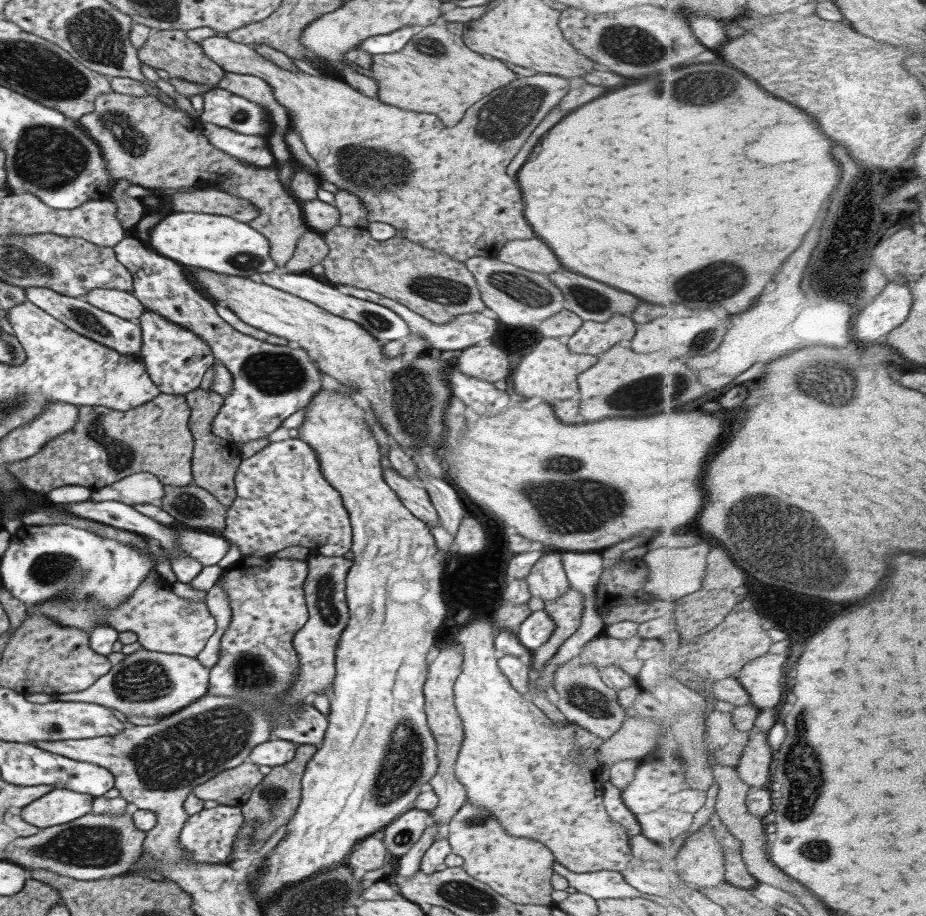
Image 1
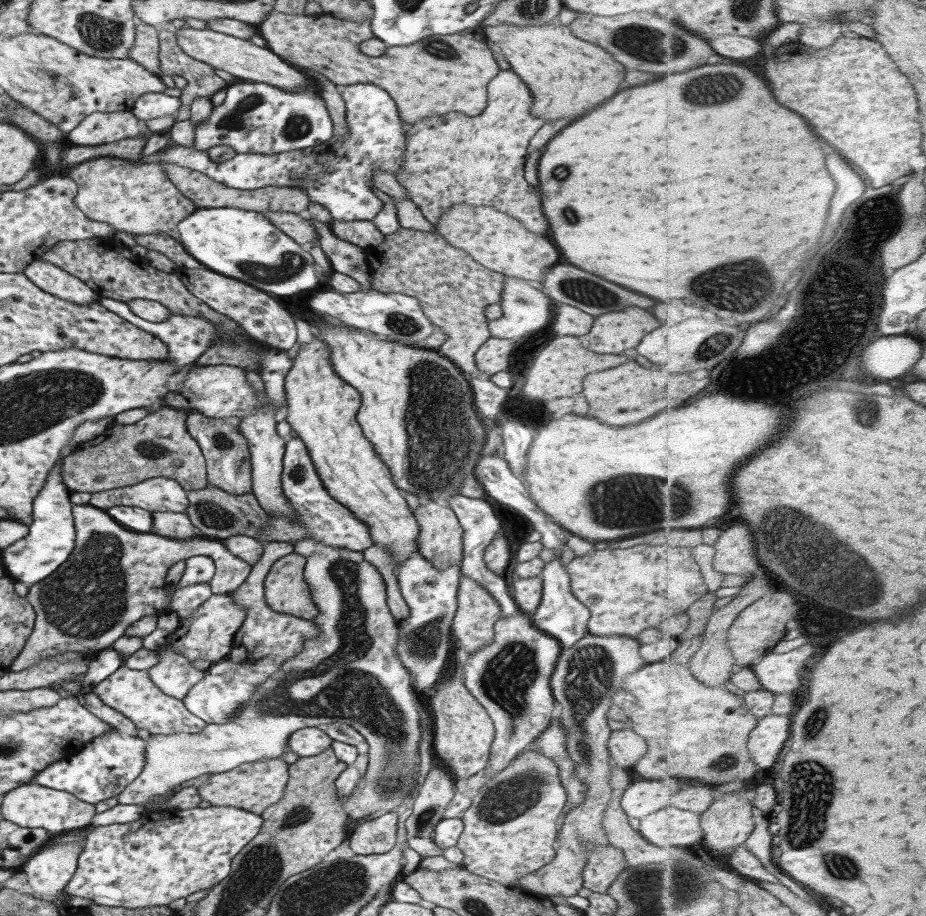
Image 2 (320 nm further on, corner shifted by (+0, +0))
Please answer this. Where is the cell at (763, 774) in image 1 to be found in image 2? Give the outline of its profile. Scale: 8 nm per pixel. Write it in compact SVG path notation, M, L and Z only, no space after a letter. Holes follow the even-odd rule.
M771 712L763 717L750 735L753 760L761 769L771 771L779 765L779 754L791 736L791 716L777 716Z

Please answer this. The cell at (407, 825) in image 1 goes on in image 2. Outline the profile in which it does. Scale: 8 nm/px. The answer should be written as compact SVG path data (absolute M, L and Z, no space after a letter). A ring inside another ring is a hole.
M432 757L431 770L427 772L423 784L419 786L418 794L413 800L411 814L405 819L404 827L406 830L403 840L409 850L415 851L420 857L433 856L437 854L437 848L432 841L434 826L442 819L445 807L453 798L455 787L454 780L445 770L434 765L435 757Z

